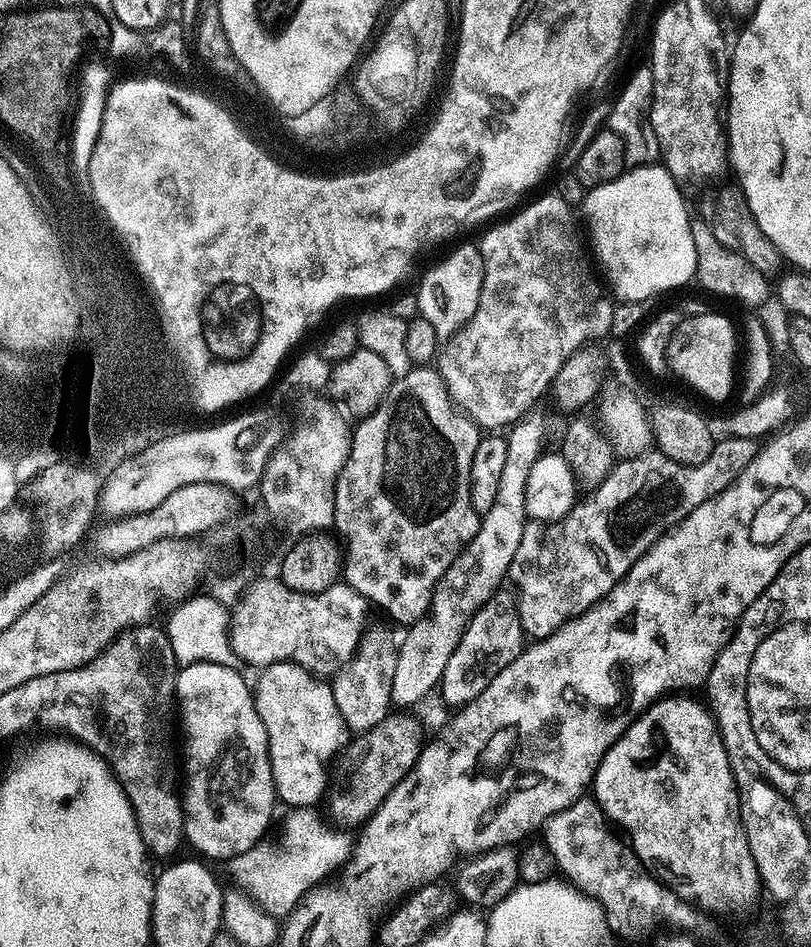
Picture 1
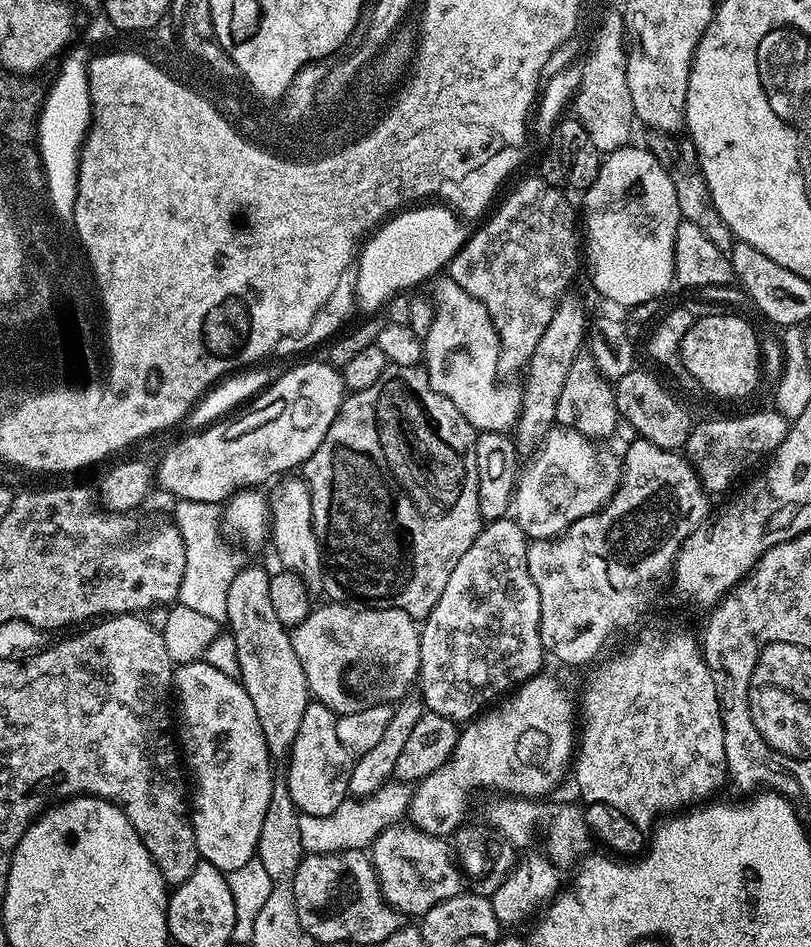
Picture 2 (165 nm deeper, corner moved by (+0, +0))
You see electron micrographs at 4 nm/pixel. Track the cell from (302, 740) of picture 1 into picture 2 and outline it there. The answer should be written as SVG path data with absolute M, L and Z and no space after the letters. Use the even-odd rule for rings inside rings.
M310 702L306 706L306 714L302 714L302 726L298 726L298 734L294 734L292 748L288 751L288 793L297 812L306 816L334 814L334 810L349 799L348 783L354 757L342 742L338 742L336 717L336 713L324 704Z

